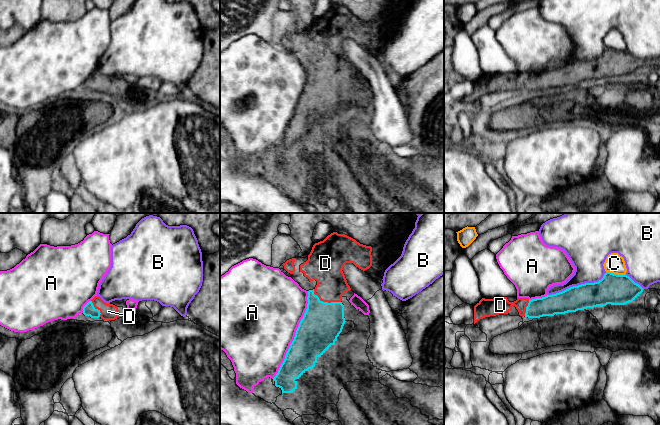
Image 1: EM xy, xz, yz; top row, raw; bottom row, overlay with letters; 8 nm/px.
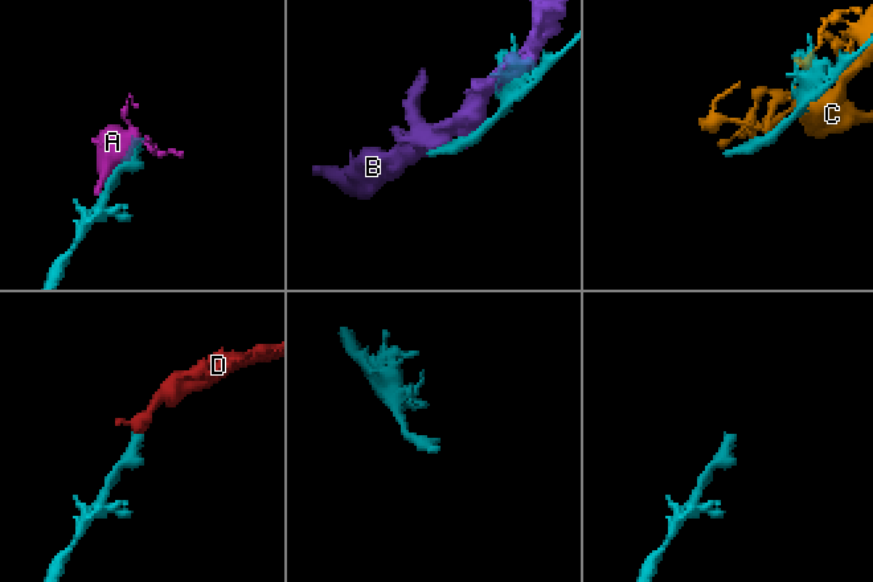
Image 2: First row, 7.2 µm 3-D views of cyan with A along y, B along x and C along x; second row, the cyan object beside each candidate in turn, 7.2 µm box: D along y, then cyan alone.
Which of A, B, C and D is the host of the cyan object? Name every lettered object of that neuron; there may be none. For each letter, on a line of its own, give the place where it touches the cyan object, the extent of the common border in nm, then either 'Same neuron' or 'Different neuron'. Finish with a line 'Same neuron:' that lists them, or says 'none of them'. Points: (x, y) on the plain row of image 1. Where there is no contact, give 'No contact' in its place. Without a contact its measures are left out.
A: Touches cyan at xz (295, 111). Shared border 750 nm. Different neuron
B: Touches cyan at yz (578, 61). Shared border 500 nm. Different neuron
C: Touches cyan at yz (616, 50). Shared border 160 nm. Different neuron
D: Touches cyan at xz (325, 78). Shared border 240 nm. Same neuron
Same neuron: D

